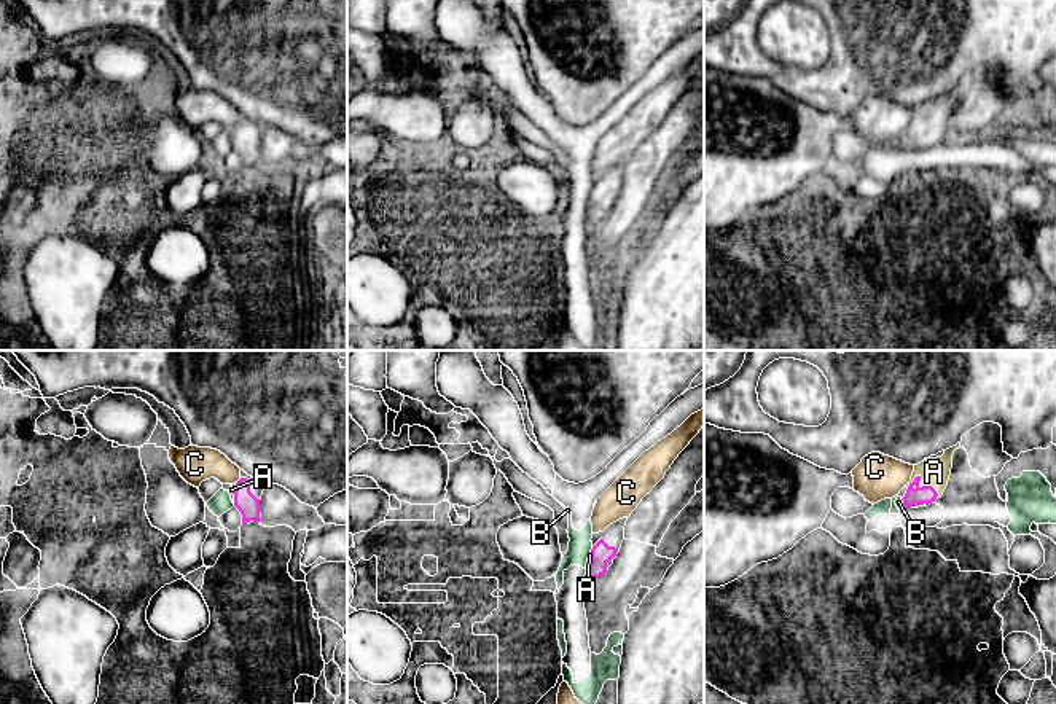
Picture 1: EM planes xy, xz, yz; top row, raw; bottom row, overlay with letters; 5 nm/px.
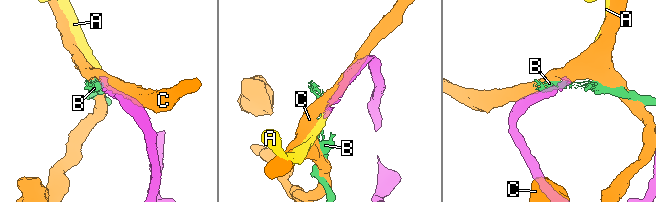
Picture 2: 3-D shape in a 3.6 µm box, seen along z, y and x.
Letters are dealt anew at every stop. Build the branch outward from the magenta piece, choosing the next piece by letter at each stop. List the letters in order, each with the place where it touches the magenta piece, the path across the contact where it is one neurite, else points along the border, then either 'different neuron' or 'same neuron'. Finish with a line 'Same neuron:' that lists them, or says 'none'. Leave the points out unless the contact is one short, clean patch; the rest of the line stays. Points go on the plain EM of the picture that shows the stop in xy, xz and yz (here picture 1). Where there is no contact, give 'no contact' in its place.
A: meets magenta in yz at (926, 129); same neuron
B: meets magenta in xz at (591, 193); border along xz (593, 190), (590, 196); different neuron
C: meets magenta in xy at (238, 125); different neuron
Same neuron: A

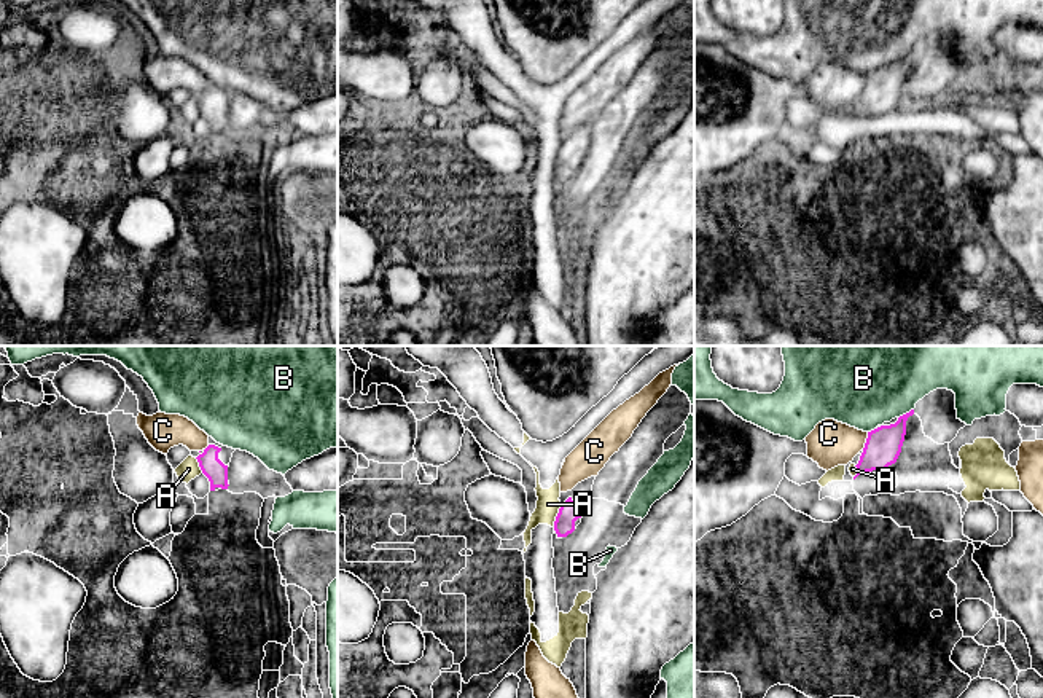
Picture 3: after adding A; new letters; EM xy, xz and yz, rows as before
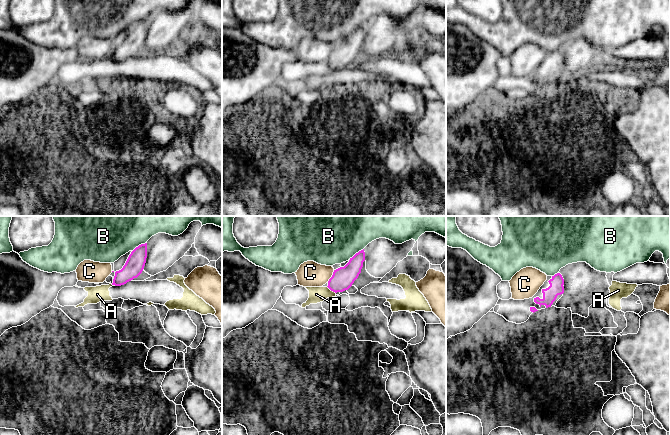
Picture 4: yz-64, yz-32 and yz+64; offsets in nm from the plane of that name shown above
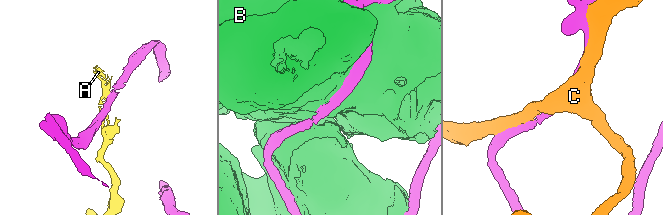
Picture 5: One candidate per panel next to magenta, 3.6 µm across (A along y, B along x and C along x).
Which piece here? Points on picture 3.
A: meets magenta in xz at (556, 160); border along xz (561, 149), (553, 169); different neuron
B: meets magenta in yz at (906, 56); different neuron
C: meets magenta in yz at (867, 83); different neuron
Same neuron: none

